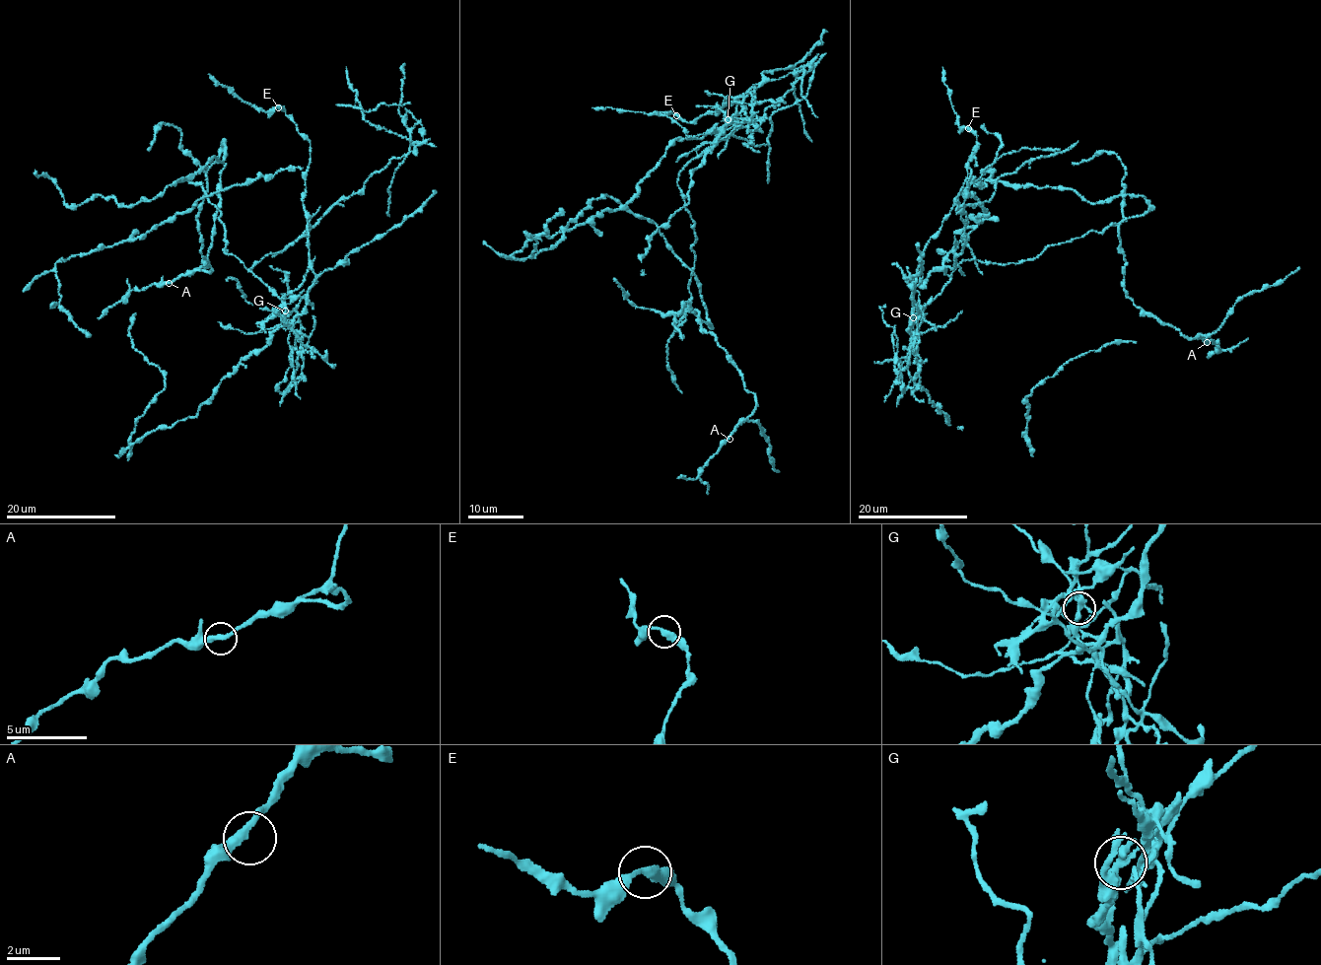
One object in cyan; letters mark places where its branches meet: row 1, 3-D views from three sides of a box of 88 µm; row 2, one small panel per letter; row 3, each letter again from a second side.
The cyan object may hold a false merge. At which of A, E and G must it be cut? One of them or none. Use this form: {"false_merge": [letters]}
{"false_merge": ["G"]}

